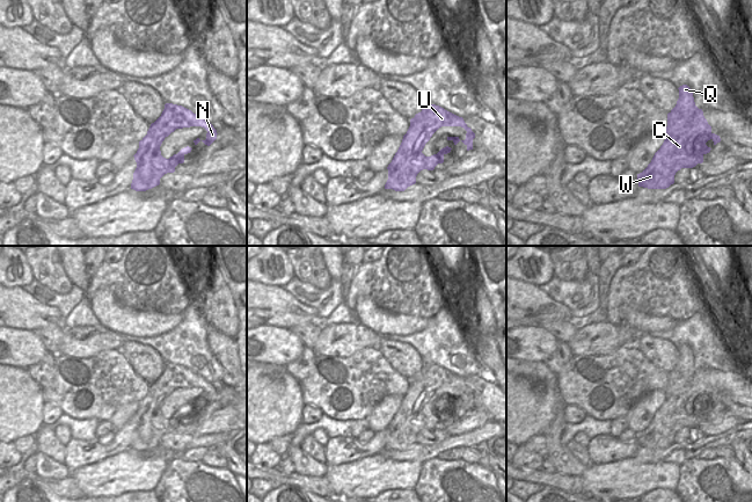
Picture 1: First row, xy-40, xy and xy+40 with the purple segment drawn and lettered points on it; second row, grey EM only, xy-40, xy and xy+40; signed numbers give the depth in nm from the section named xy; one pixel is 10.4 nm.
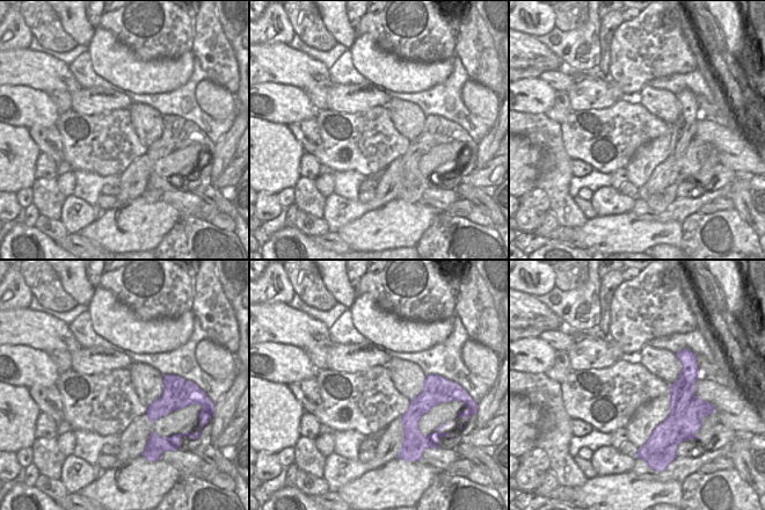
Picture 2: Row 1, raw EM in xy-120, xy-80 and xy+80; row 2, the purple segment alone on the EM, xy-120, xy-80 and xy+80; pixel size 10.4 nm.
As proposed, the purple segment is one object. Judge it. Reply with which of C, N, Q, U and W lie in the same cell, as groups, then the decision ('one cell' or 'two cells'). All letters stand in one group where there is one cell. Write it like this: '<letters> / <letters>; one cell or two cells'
C N U W / Q; two cells

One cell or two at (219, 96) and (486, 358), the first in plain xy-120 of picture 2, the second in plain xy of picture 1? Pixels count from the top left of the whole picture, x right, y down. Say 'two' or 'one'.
one

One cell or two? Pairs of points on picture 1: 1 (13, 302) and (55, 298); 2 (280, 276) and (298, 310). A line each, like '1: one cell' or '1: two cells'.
1: two cells
2: two cells

